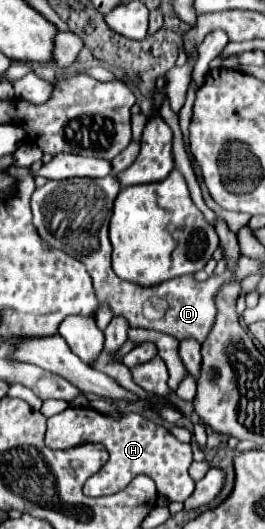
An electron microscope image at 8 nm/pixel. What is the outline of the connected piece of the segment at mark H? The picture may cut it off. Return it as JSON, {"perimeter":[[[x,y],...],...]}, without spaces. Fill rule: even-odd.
{"perimeter":[[[68,407],[66,411],[48,419],[44,437],[50,449],[68,449],[82,443],[102,443],[108,451],[108,461],[86,481],[84,493],[90,497],[102,497],[122,491],[134,477],[148,475],[160,495],[170,503],[186,501],[194,491],[194,481],[188,475],[192,463],[192,449],[188,443],[180,443],[168,429],[152,423],[140,413],[124,411],[120,417],[108,417],[92,407]]]}

